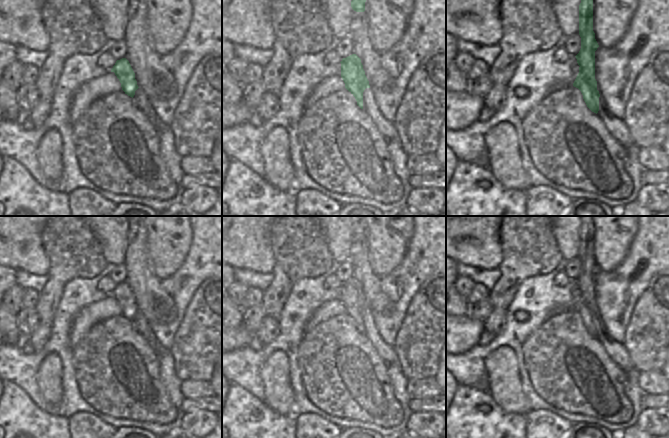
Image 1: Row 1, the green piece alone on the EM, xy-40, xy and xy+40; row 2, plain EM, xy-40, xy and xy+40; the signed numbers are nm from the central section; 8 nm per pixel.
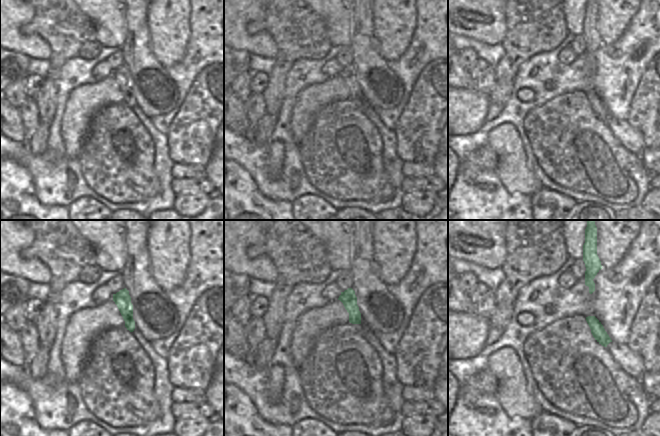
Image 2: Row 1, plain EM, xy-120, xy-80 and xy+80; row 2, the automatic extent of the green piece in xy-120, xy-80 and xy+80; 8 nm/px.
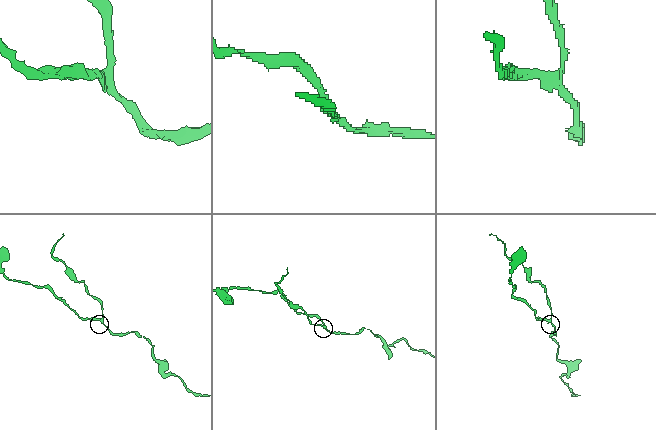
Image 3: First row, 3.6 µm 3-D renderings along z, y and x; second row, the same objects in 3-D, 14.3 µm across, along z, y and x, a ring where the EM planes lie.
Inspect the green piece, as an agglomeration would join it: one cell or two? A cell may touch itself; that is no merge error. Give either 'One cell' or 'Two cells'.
Two cells.

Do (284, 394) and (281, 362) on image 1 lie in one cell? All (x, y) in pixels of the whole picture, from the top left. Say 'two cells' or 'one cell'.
one cell

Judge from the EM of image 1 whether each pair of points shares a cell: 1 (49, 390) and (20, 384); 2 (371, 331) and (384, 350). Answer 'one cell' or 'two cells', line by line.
1: two cells
2: one cell

